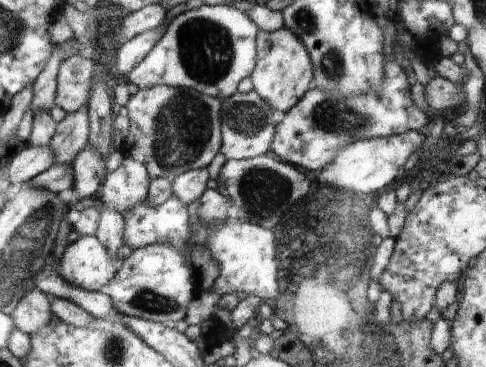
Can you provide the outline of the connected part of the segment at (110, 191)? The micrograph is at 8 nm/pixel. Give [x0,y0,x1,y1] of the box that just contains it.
[97,154,151,216]

